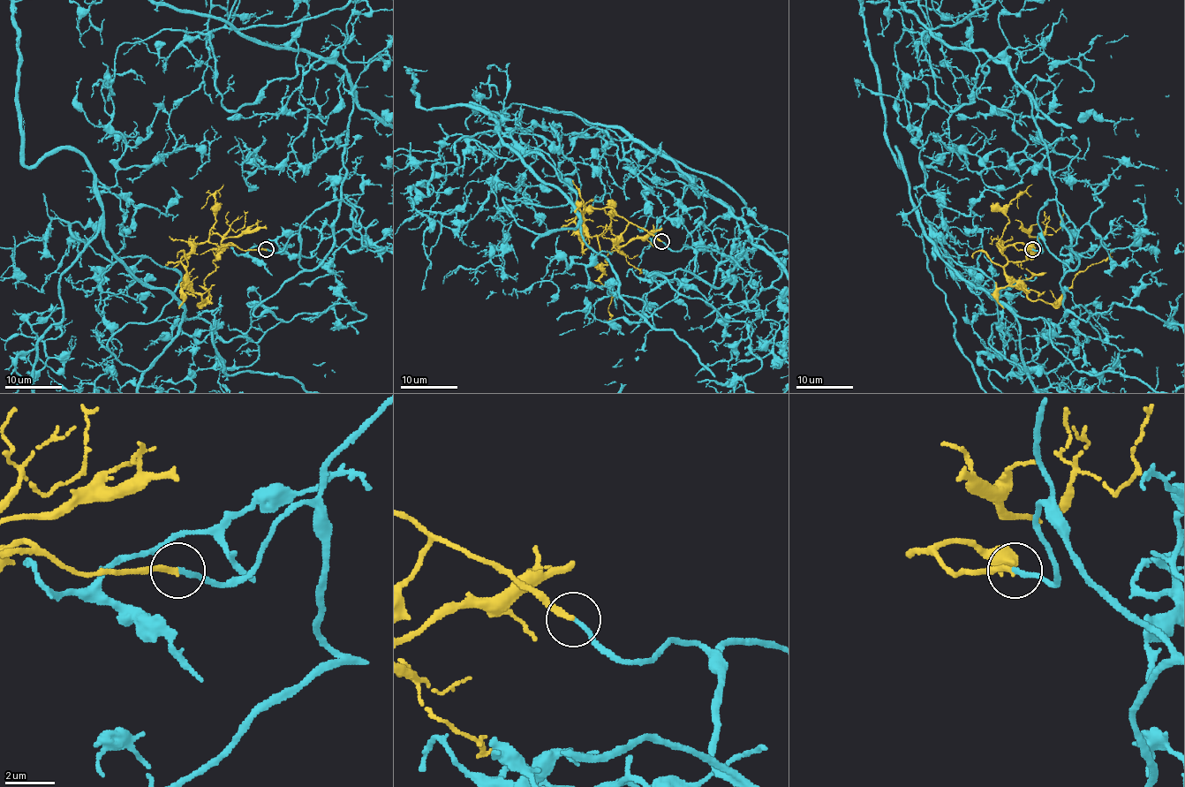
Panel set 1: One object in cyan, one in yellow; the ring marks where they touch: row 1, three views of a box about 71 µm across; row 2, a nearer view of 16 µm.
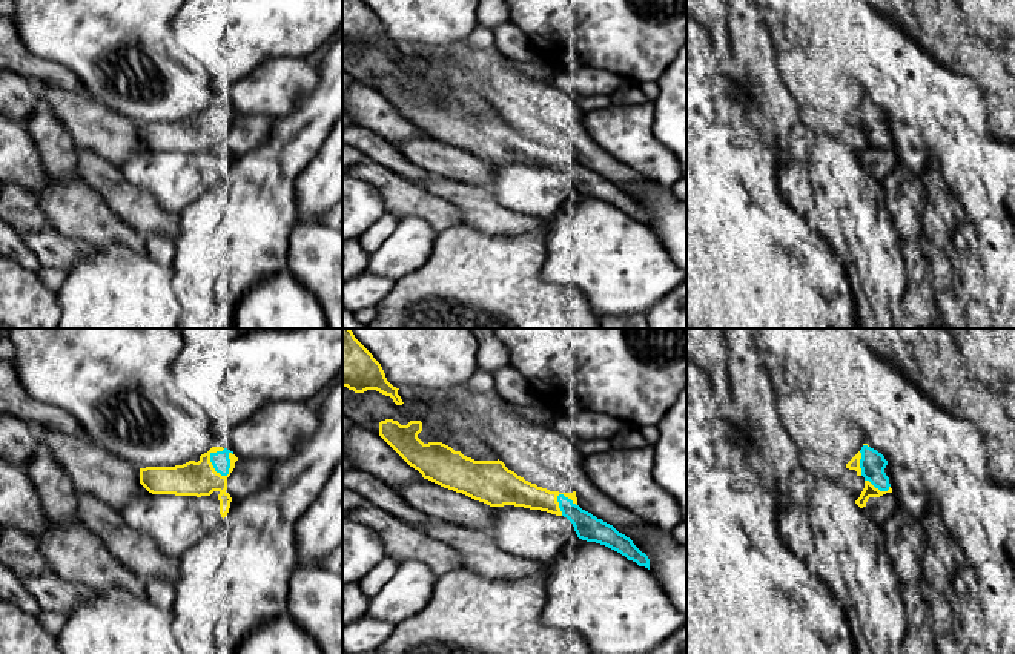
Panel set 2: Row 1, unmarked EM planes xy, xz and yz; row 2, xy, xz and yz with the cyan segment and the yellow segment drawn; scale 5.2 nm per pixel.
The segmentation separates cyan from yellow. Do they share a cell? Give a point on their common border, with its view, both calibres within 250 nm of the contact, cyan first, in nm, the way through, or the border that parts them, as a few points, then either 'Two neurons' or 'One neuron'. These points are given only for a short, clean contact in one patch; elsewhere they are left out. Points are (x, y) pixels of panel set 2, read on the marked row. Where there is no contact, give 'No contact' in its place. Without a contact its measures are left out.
Touches cyan at xy (214, 467). Thickness 90 nm (cyan) against 180 nm. One neuron

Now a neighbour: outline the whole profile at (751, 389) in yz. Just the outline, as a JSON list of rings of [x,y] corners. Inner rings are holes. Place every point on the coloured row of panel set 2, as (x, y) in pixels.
[[[754,329],[720,330],[729,353],[731,404],[759,428],[757,450],[769,476],[783,482],[798,467],[800,454],[779,421],[777,393],[755,347]]]

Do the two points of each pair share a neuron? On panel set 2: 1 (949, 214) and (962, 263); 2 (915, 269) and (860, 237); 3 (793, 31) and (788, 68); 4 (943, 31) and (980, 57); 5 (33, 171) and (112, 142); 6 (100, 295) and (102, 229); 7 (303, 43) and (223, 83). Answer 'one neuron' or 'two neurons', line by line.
1: one neuron
2: two neurons
3: two neurons
4: one neuron
5: one neuron
6: two neurons
7: one neuron

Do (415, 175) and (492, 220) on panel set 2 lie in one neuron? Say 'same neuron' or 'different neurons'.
same neuron

